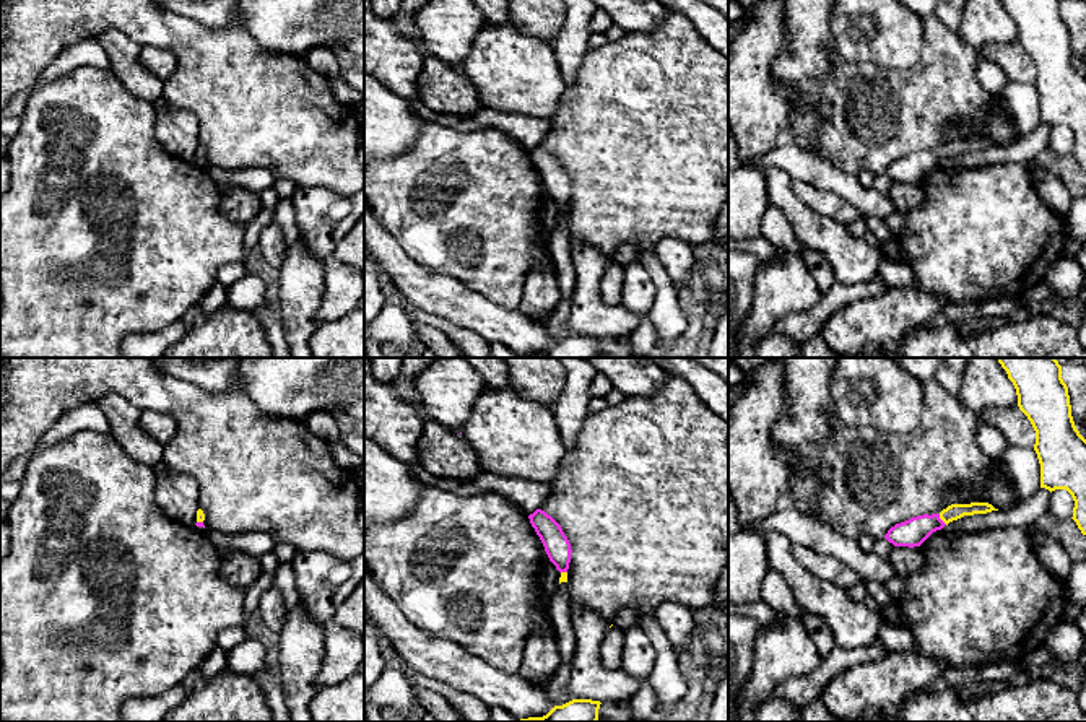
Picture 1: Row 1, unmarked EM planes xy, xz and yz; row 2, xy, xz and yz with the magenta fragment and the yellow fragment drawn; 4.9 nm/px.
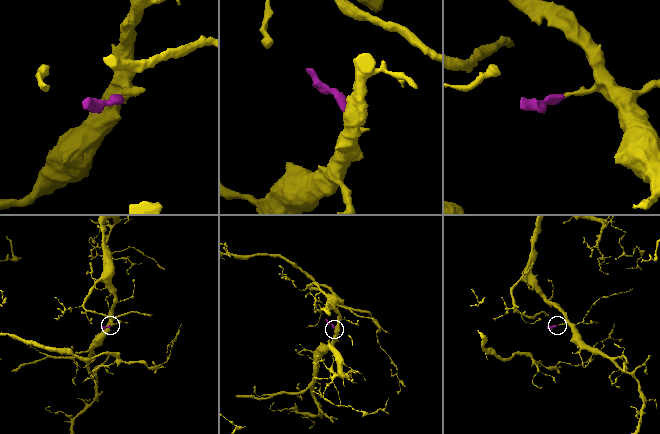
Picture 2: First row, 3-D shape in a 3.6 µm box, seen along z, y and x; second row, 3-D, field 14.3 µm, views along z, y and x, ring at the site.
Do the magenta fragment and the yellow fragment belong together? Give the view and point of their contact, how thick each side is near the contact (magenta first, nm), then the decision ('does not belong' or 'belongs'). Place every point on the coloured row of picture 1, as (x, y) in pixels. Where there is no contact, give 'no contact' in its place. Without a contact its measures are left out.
meets magenta in yz at (940, 519); 140 nm thick on the magenta side, 80 nm on the other; belongs

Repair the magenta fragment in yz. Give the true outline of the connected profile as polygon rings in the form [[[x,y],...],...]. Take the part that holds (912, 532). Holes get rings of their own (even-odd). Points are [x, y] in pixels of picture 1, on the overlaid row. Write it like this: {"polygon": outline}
{"polygon": [[[988,502],[951,504],[940,514],[923,514],[896,524],[888,530],[884,538],[894,546],[920,546],[933,532],[941,530],[949,522],[964,515],[987,514],[992,511],[998,509]]]}

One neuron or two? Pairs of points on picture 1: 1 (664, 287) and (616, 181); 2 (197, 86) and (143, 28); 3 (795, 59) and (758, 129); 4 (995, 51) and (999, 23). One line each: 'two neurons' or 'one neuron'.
1: two neurons
2: one neuron
3: two neurons
4: two neurons

